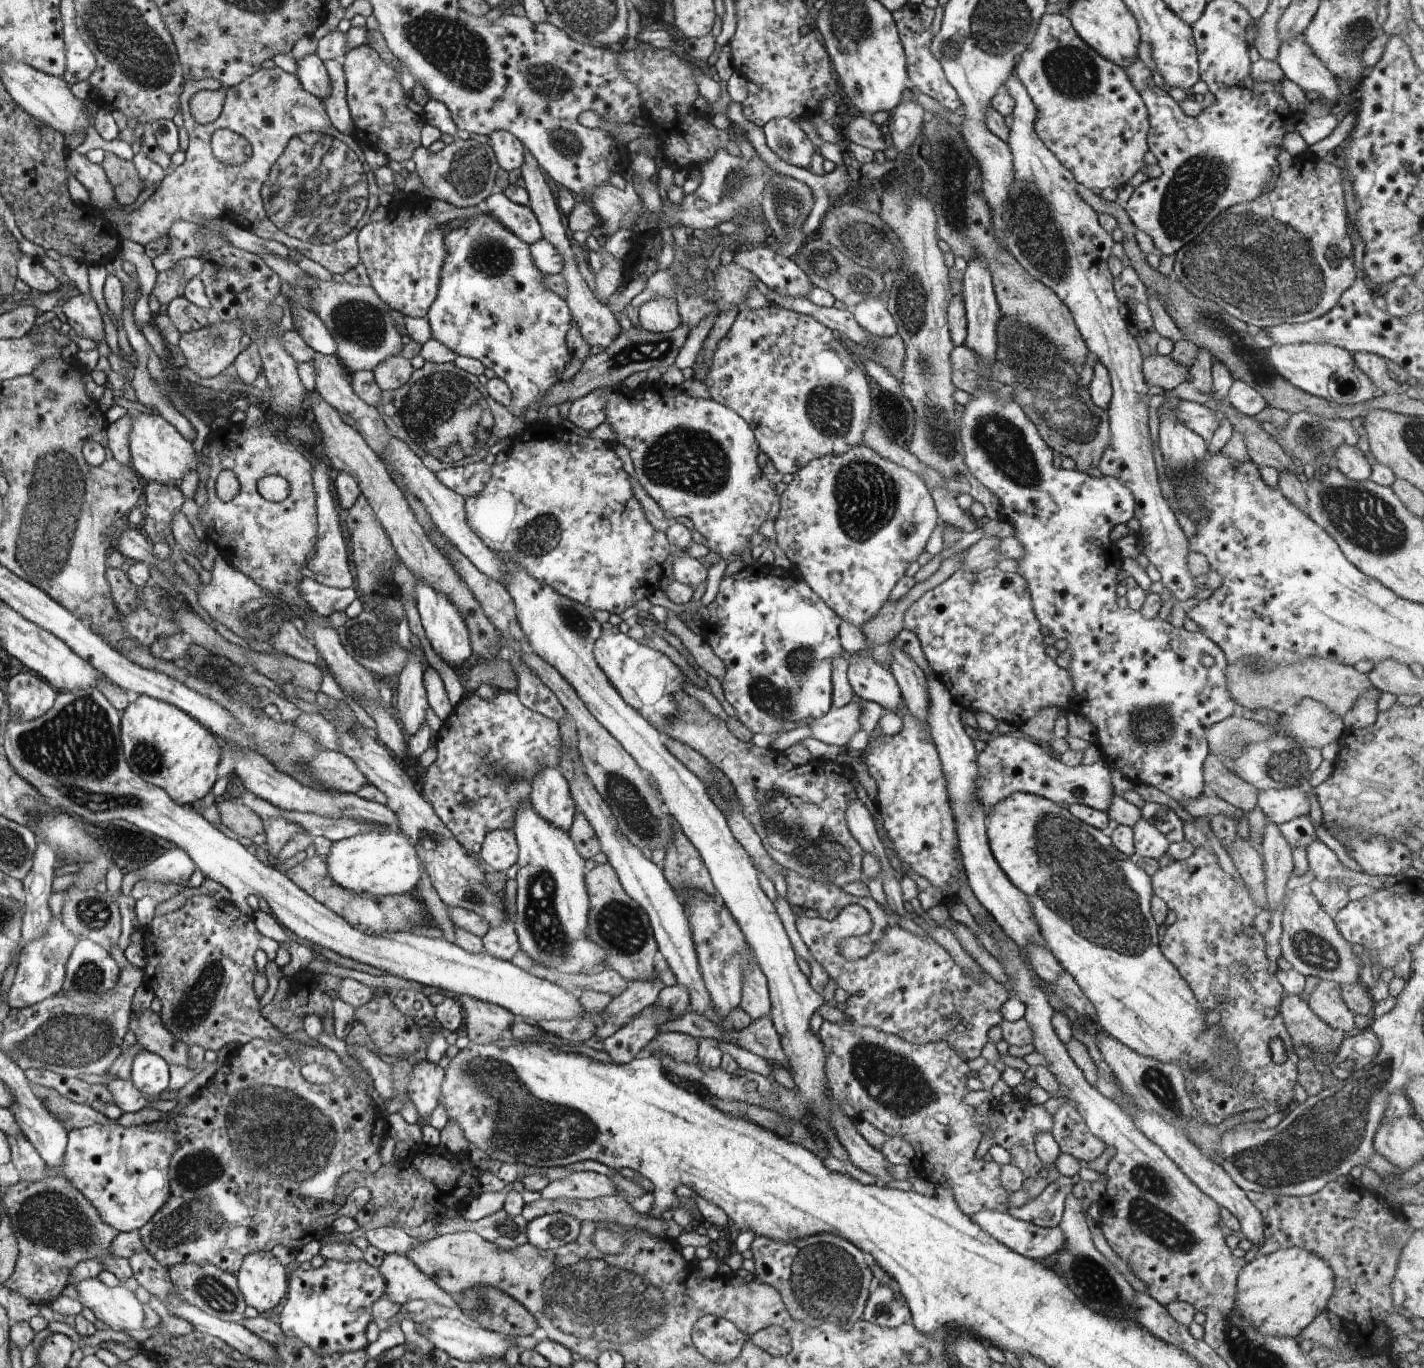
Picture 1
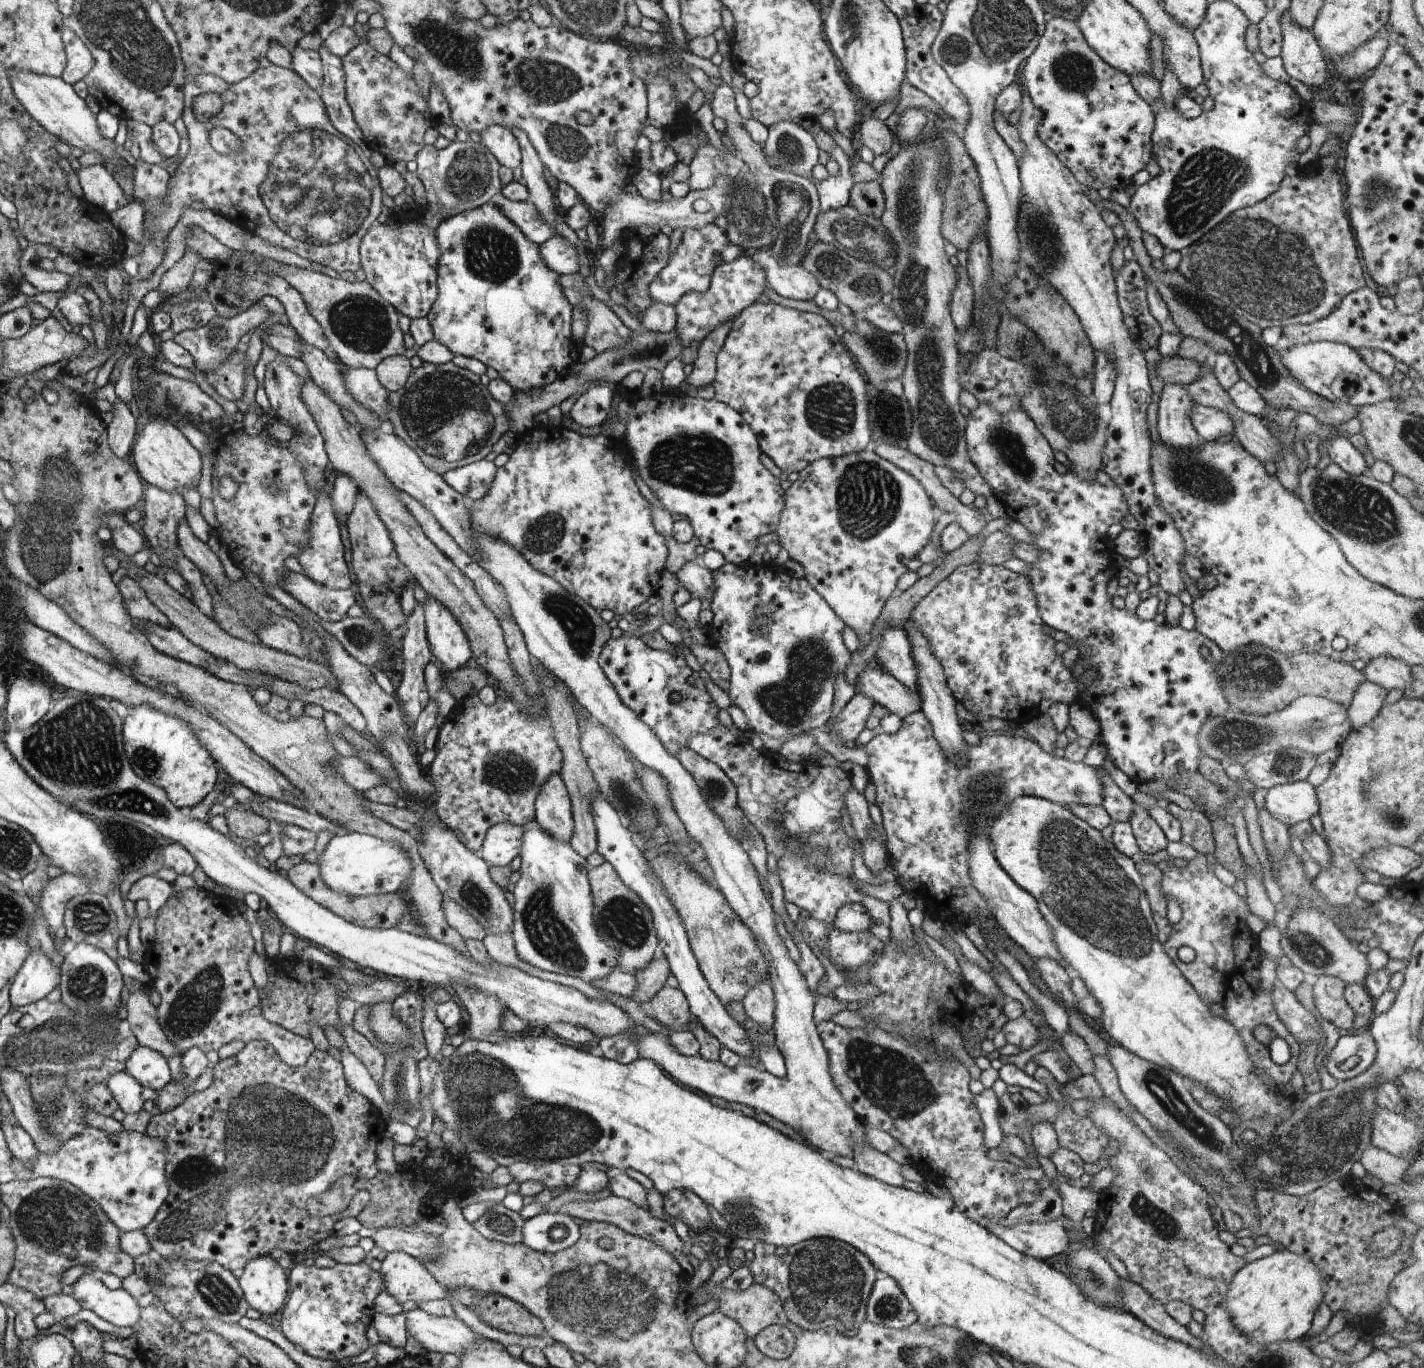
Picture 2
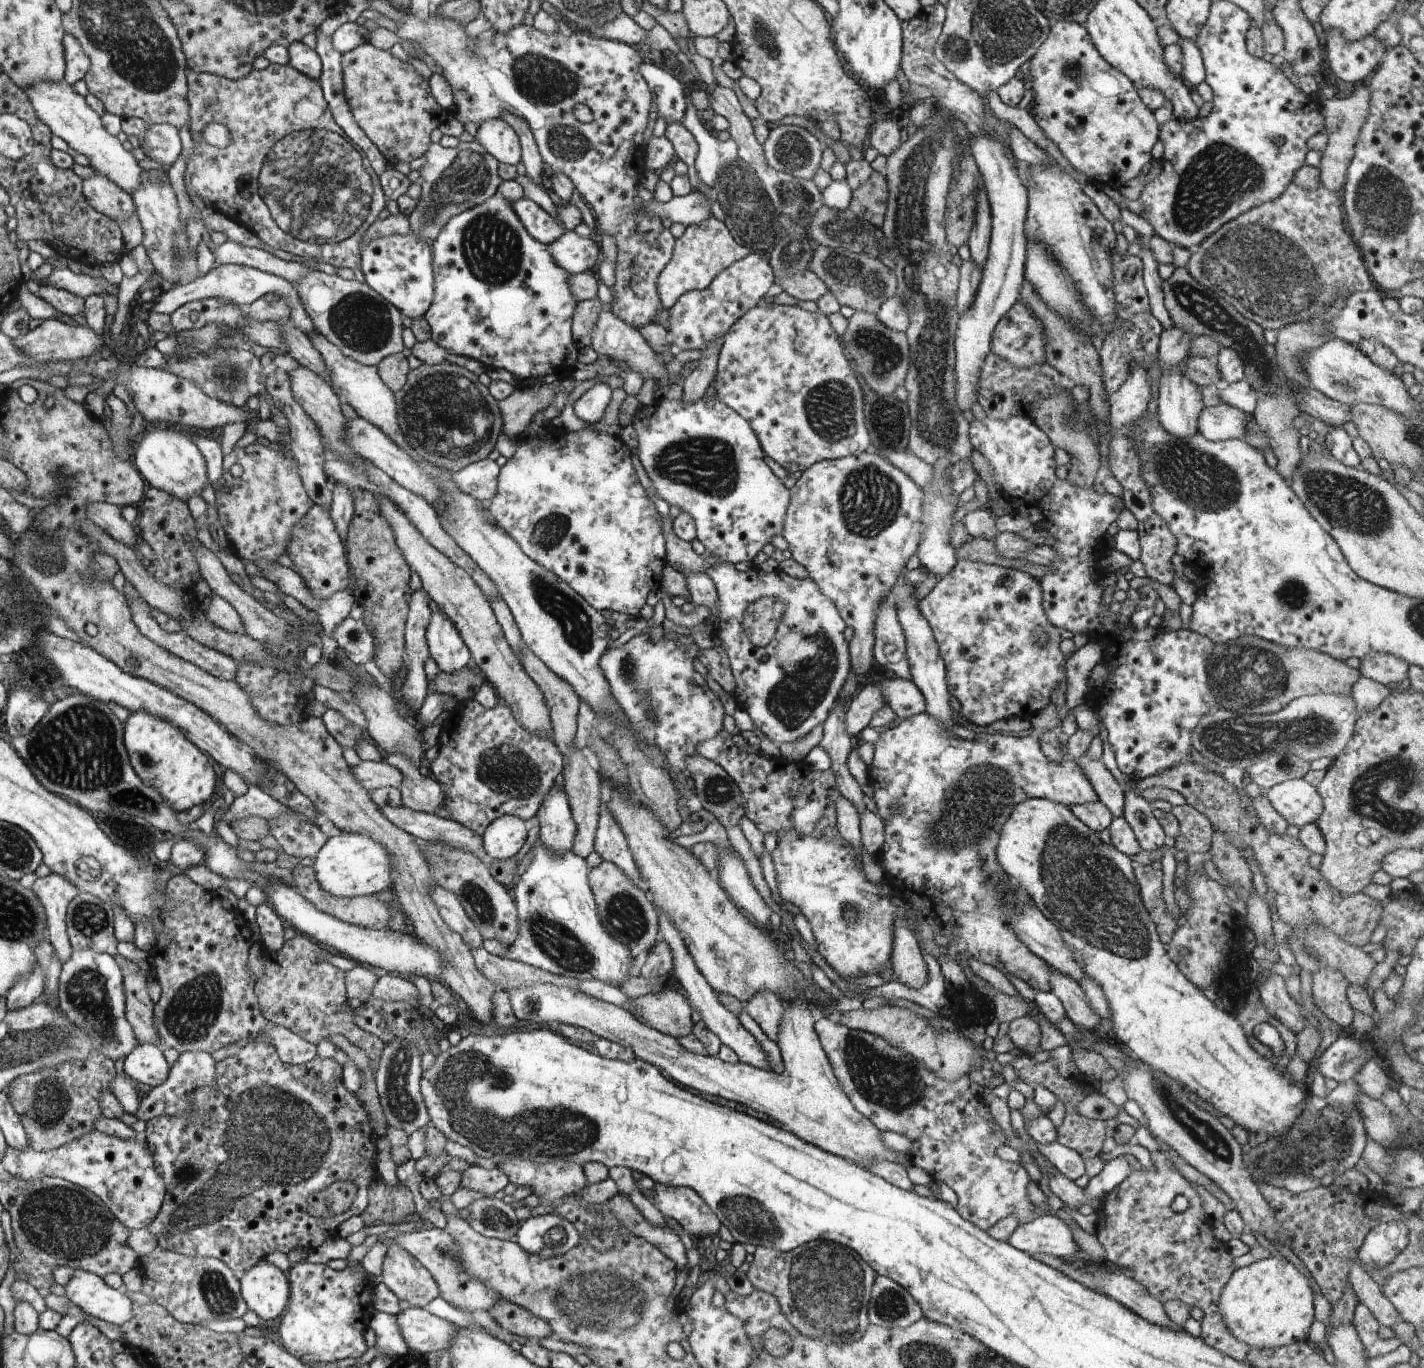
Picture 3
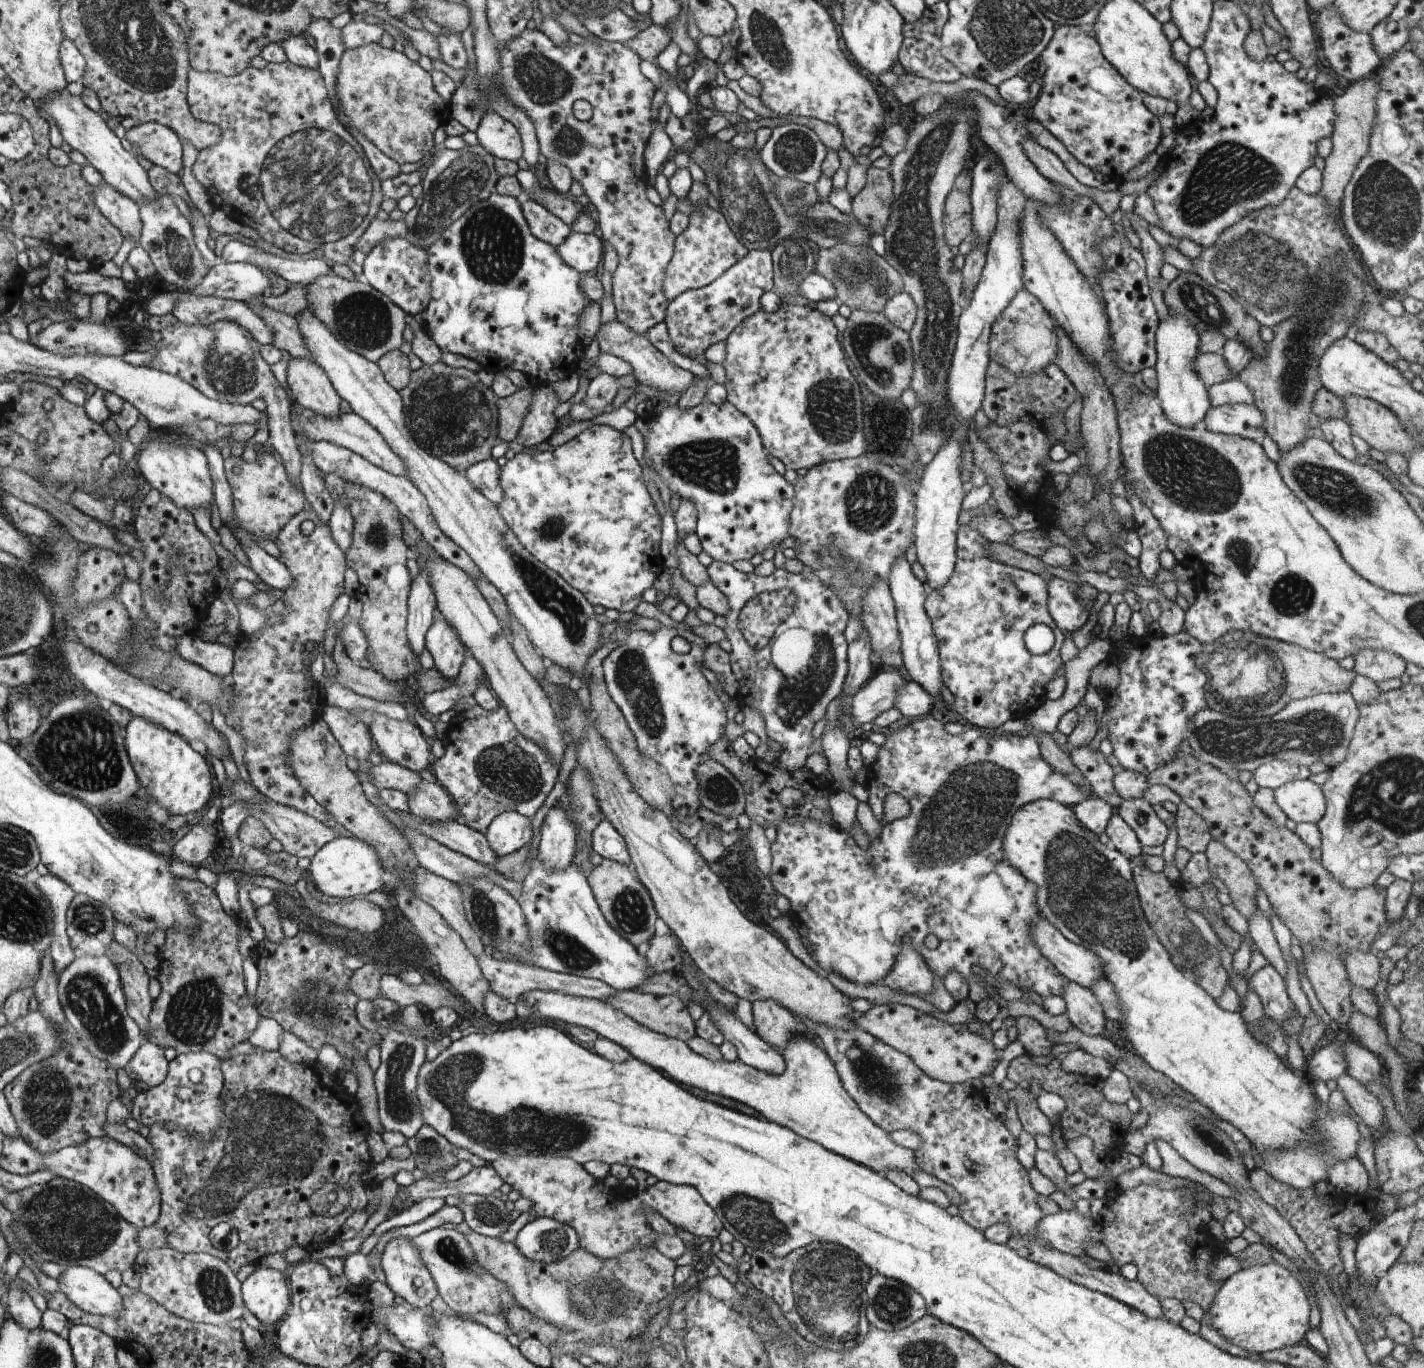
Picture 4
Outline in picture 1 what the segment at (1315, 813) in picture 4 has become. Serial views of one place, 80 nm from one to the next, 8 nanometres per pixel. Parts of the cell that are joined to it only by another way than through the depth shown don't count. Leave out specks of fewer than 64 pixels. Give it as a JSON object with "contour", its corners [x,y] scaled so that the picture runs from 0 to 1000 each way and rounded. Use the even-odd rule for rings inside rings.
{"contour":[[[919,574],[886,577],[883,583],[883,588],[887,592],[890,599],[900,603],[919,595],[919,577]]]}

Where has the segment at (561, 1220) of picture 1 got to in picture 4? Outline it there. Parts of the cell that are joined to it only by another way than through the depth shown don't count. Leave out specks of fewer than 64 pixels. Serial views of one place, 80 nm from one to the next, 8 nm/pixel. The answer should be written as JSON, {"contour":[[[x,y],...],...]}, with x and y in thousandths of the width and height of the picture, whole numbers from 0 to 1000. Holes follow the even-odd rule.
{"contour":[[[376,889],[374,893],[366,893],[361,909],[369,920],[387,925],[407,912],[407,903],[391,891]]]}

